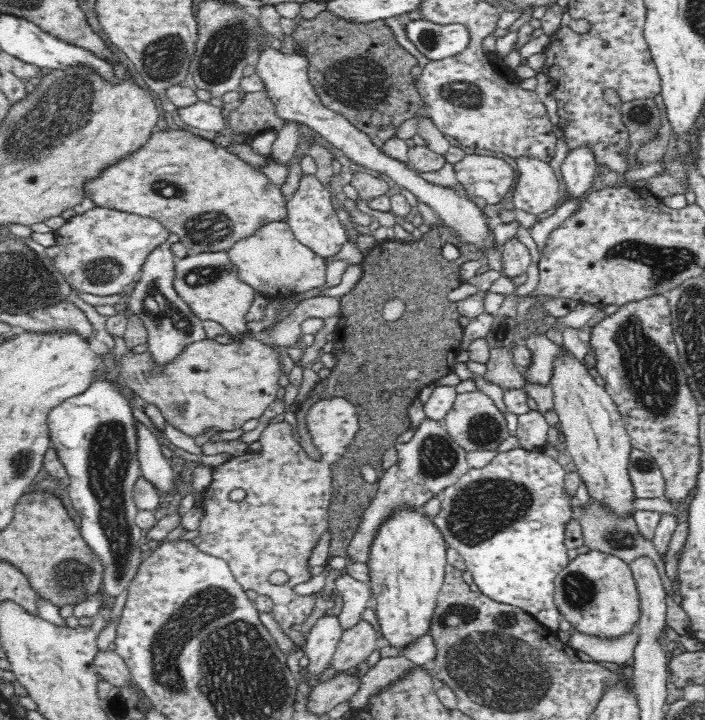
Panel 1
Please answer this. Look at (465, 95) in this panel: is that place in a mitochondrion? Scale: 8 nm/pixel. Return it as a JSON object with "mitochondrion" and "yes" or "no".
{"mitochondrion":"yes"}

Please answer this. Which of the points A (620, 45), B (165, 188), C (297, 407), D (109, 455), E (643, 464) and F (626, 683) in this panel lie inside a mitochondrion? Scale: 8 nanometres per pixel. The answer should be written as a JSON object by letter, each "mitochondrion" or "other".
{"A":"other","B":"mitochondrion","C":"other","D":"mitochondrion","E":"mitochondrion","F":"other"}

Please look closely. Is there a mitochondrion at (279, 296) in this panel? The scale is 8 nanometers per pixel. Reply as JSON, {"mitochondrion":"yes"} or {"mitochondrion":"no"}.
{"mitochondrion":"no"}

